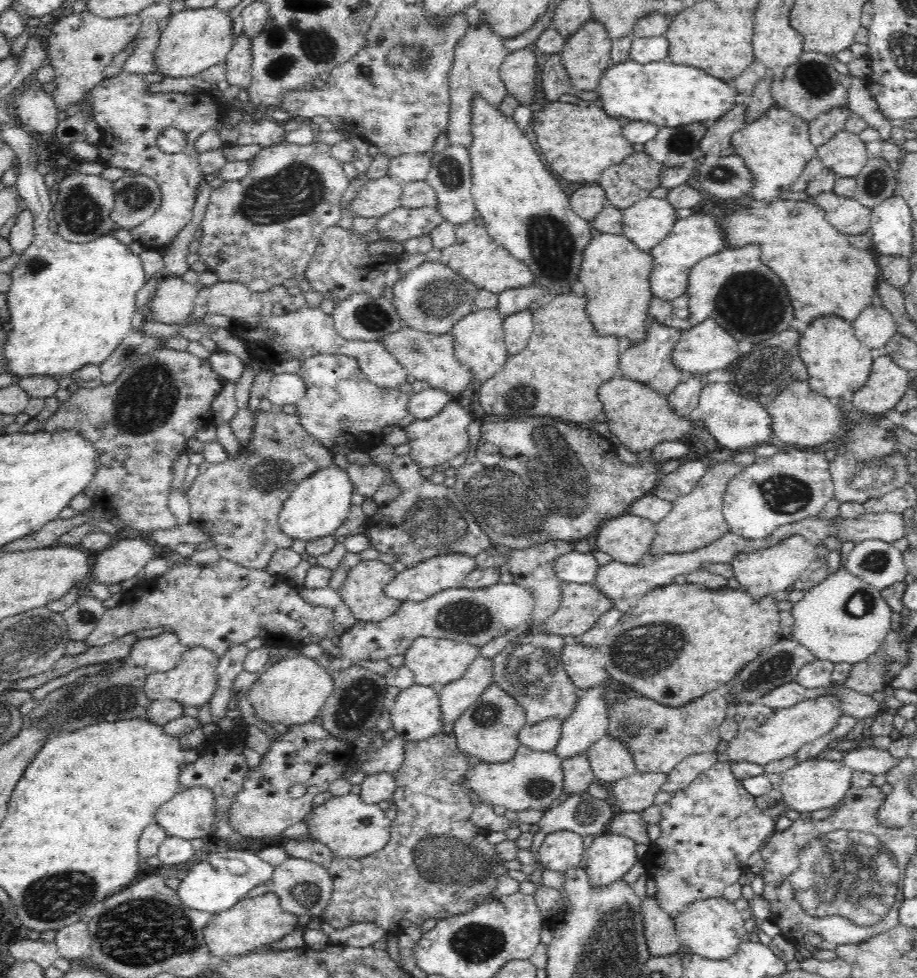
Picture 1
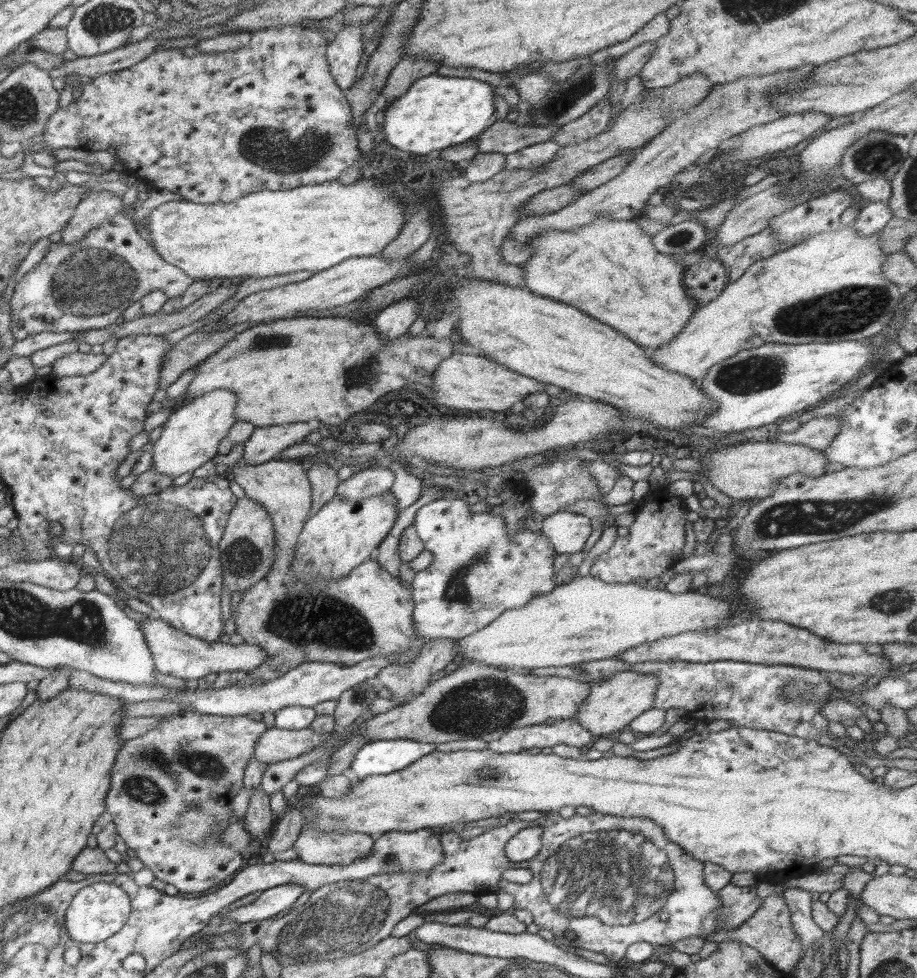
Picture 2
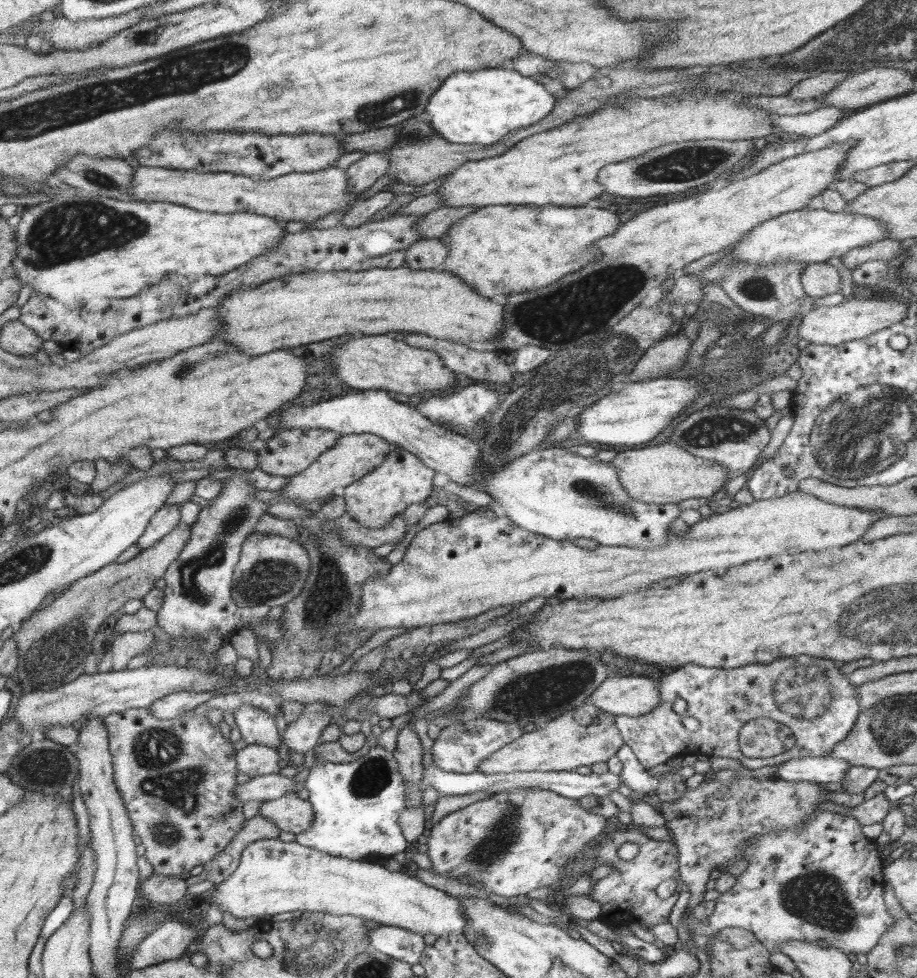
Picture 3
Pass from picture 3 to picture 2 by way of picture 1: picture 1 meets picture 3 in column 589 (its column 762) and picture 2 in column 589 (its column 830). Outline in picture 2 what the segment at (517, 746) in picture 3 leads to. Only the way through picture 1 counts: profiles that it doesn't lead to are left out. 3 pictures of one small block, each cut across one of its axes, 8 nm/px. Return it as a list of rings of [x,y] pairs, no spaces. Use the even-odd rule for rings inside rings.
[[[632,671],[615,672],[608,680],[598,680],[591,684],[590,689],[590,695],[580,705],[572,722],[578,722],[582,728],[586,728],[586,731],[592,734],[592,738],[597,739],[628,730],[634,718],[651,710],[658,689],[658,678]]]

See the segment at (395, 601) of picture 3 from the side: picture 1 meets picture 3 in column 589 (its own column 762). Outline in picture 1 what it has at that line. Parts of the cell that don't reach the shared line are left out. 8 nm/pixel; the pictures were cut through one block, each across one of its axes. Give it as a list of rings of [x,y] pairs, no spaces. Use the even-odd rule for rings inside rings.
[[[796,535],[784,538],[774,546],[766,545],[756,552],[739,552],[731,560],[733,576],[755,601],[775,592],[789,591],[791,584],[816,560],[816,548],[803,536]]]

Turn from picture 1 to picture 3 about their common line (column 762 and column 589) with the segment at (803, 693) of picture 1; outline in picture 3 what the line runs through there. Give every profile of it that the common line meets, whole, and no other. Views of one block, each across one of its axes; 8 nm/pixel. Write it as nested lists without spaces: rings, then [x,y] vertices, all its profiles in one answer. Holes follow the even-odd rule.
[[[637,672],[624,678],[608,678],[585,704],[614,716],[641,716],[660,706],[660,687],[651,676],[641,676]]]

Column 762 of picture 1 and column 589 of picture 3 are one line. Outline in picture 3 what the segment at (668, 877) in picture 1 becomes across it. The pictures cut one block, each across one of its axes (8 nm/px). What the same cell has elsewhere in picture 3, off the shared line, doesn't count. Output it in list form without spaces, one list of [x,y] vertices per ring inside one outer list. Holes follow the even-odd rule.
[[[515,788],[506,792],[492,793],[492,797],[478,800],[458,812],[444,816],[433,826],[432,834],[424,840],[428,844],[428,858],[432,871],[446,878],[466,876],[472,882],[480,882],[498,896],[520,896],[543,886],[559,885],[563,870],[573,863],[577,854],[592,845],[599,836],[610,830],[608,819],[589,814],[580,807],[578,799],[564,798],[551,790],[539,788]]]

